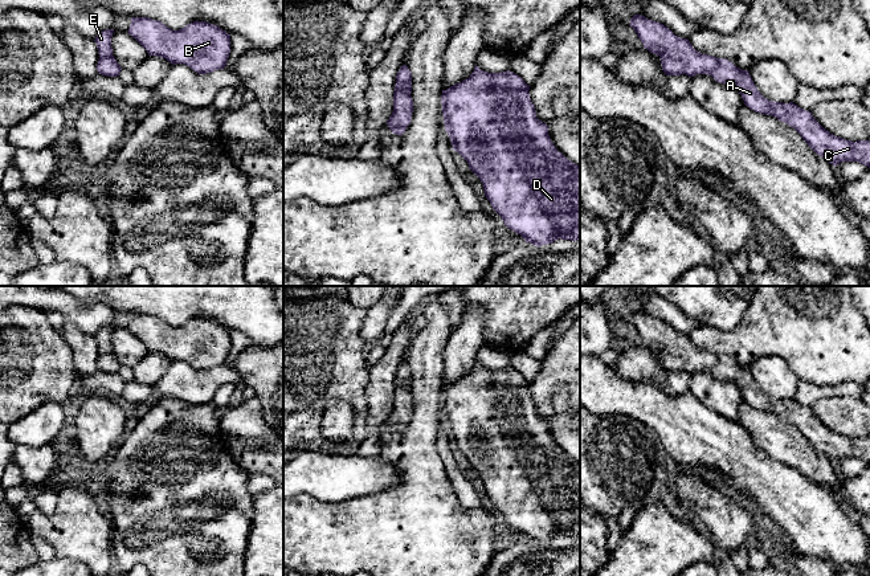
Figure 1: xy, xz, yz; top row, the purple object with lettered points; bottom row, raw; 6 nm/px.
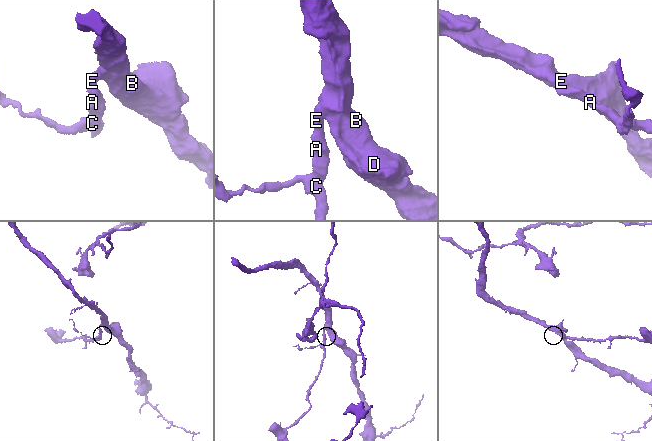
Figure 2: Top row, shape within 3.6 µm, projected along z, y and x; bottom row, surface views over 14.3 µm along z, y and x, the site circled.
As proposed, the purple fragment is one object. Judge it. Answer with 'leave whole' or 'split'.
leave whole

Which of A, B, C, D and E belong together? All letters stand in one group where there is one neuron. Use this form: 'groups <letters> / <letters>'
groups A B C D E

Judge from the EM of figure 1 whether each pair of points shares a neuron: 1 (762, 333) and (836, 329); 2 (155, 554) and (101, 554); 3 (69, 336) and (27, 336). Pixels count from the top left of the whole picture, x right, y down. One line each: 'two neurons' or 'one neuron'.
1: one neuron
2: two neurons
3: two neurons

